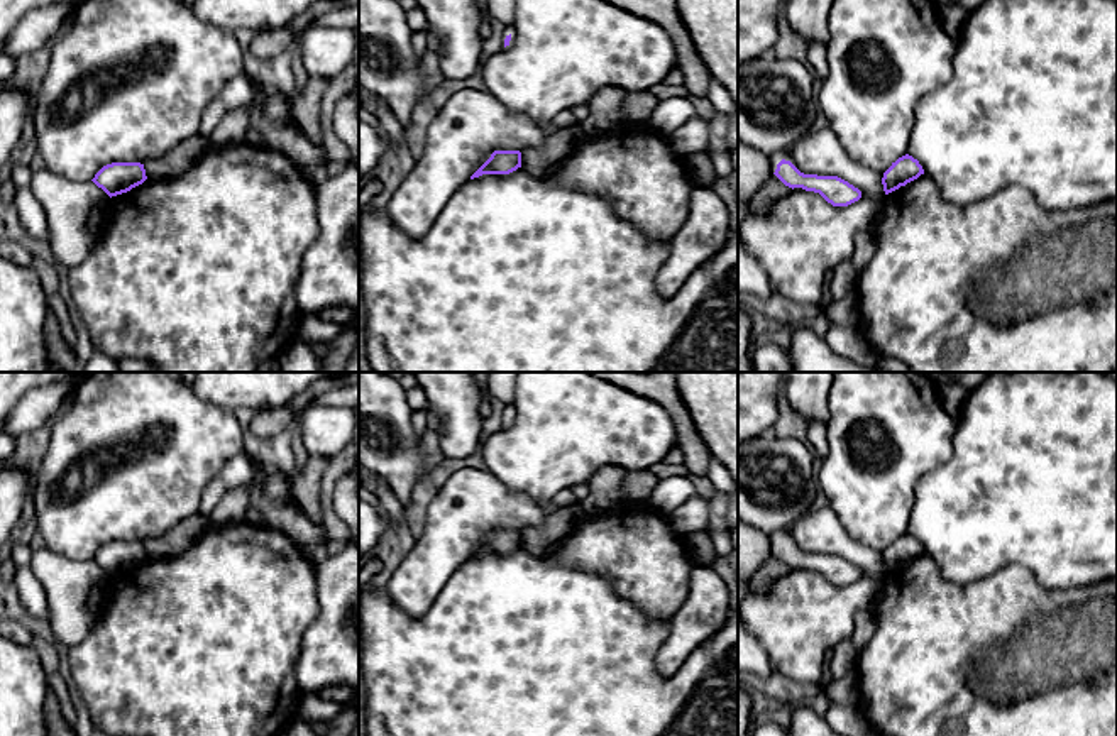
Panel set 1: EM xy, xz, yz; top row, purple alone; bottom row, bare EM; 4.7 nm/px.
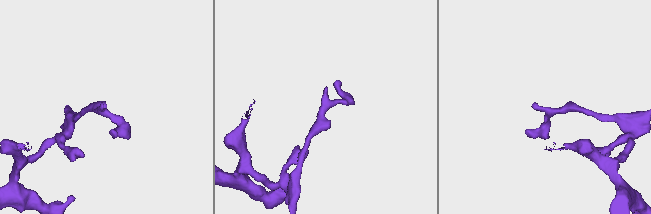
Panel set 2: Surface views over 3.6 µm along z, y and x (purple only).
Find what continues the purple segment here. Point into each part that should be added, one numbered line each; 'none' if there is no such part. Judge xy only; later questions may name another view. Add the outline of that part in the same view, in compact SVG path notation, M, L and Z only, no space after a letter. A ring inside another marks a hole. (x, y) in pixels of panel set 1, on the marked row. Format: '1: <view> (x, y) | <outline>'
none

